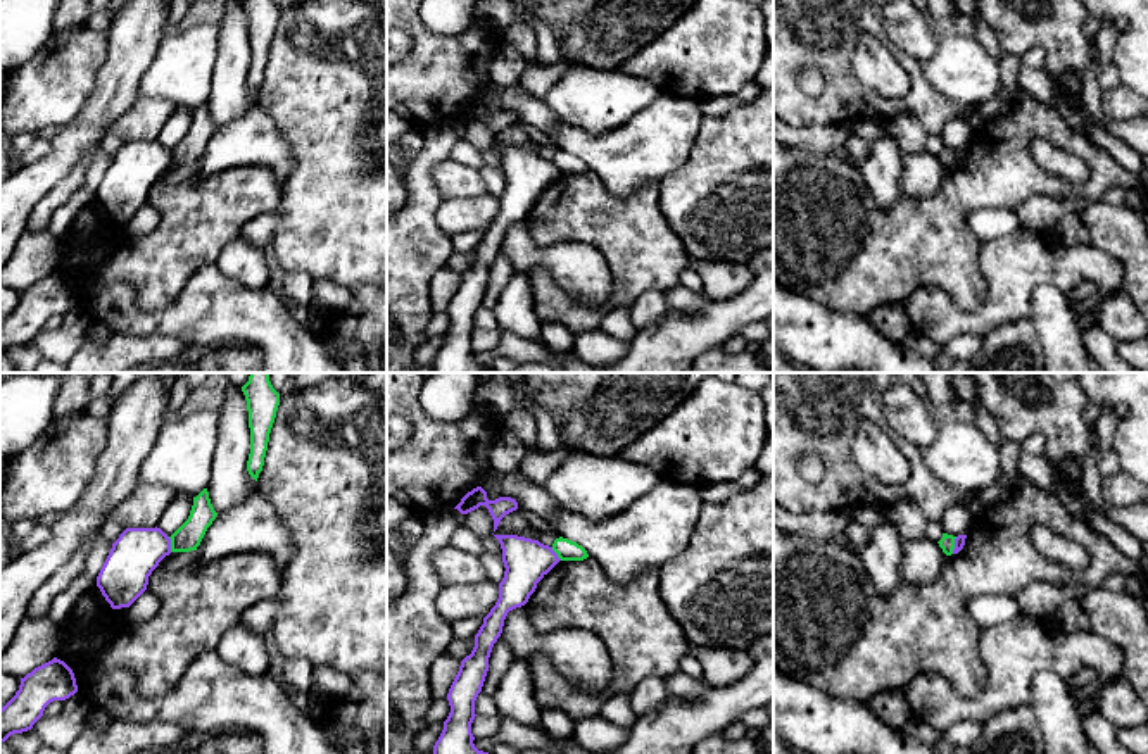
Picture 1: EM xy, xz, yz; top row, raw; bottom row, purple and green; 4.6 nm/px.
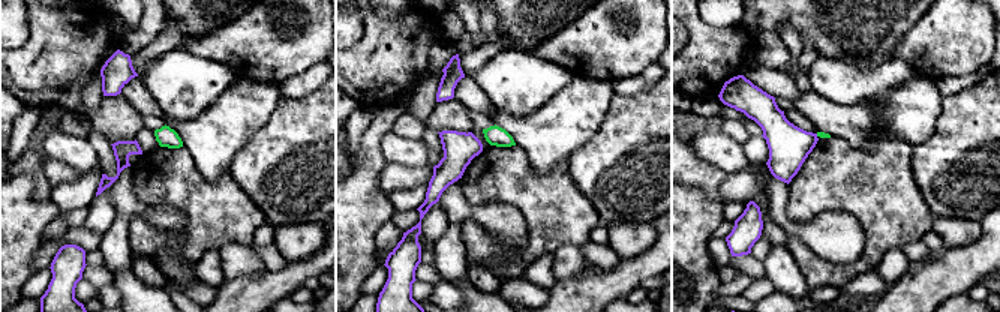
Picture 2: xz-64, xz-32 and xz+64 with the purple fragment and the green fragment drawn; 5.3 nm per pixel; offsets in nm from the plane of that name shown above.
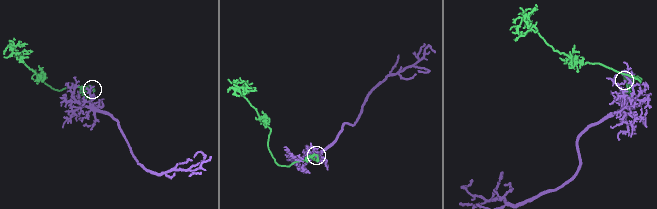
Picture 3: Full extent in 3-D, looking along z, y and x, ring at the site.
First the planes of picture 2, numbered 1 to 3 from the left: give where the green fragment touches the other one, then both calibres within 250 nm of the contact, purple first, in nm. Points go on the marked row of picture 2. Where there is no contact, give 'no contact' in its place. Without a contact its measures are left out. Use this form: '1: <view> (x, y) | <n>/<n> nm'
1: no contact
2: no contact
3: no contact

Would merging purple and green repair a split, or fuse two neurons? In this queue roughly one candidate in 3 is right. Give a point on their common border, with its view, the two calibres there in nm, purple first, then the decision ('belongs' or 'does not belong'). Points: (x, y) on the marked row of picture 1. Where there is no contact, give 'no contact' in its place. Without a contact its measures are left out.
contact xy (170, 544); calibres 220 and 120 nm; does not belong

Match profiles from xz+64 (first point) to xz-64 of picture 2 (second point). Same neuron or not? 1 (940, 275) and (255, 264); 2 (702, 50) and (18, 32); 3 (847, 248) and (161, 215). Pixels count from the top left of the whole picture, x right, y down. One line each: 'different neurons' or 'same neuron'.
1: different neurons
2: different neurons
3: same neuron

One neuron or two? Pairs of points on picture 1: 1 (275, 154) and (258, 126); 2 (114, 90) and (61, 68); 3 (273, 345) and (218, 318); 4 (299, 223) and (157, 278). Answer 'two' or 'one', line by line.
1: one
2: two
3: one
4: two

